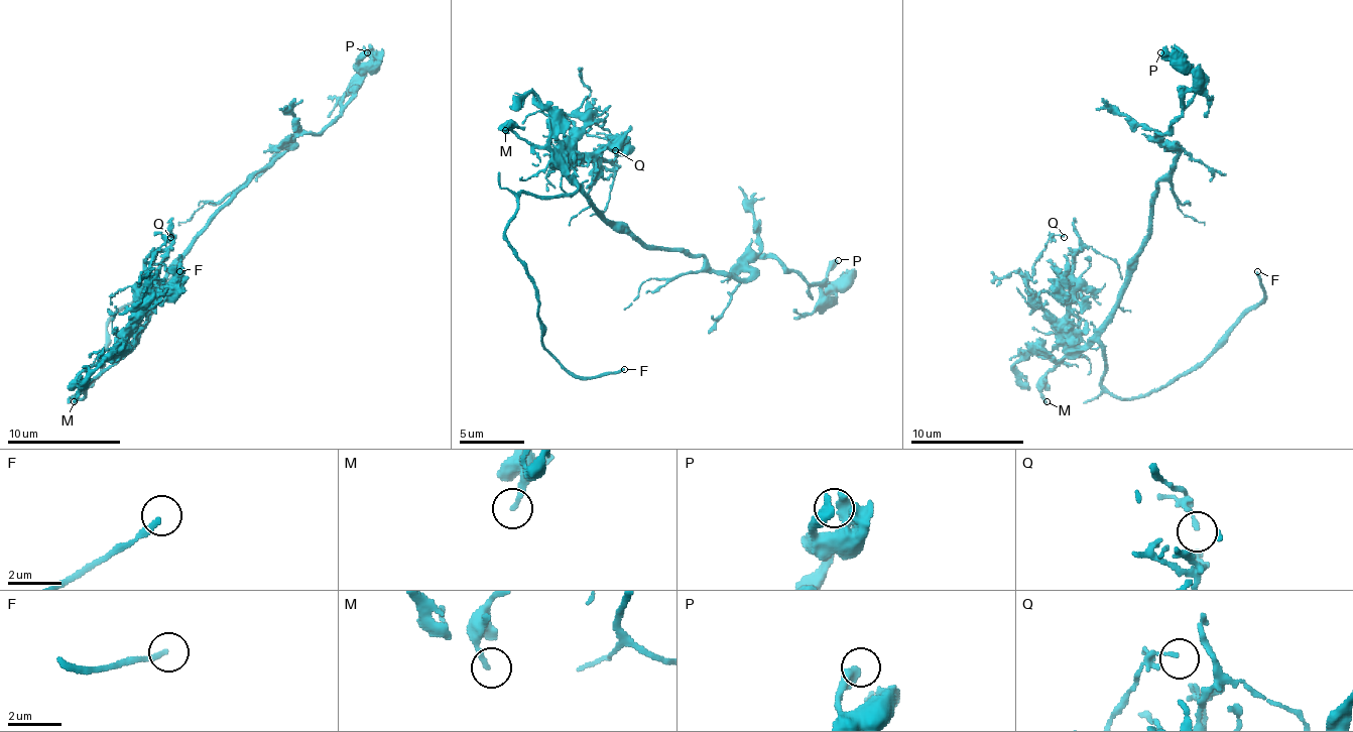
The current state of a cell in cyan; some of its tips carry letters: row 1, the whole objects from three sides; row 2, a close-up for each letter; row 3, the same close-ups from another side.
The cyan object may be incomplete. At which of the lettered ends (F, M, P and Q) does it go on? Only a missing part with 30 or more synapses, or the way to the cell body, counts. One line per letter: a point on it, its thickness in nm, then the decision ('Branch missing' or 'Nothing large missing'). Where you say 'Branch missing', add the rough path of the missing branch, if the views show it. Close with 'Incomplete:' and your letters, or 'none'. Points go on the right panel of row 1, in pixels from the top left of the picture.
F: Place: (1257, 271). Thickness 200 nm. Branch missing. Course of what is missing: (1257, 271), (1257, 237), (1282, 214), (1288, 195), (1329, 148), (1334, 132), (1337, 81), (1348, 70), (1348, 60)
M: Place: (1047, 401). Thickness 190 nm. Nothing large missing
P: Place: (1160, 52). Thickness 480 nm. Nothing large missing
Q: Place: (1064, 237). Thickness 80 nm. Nothing large missing
Incomplete: F

